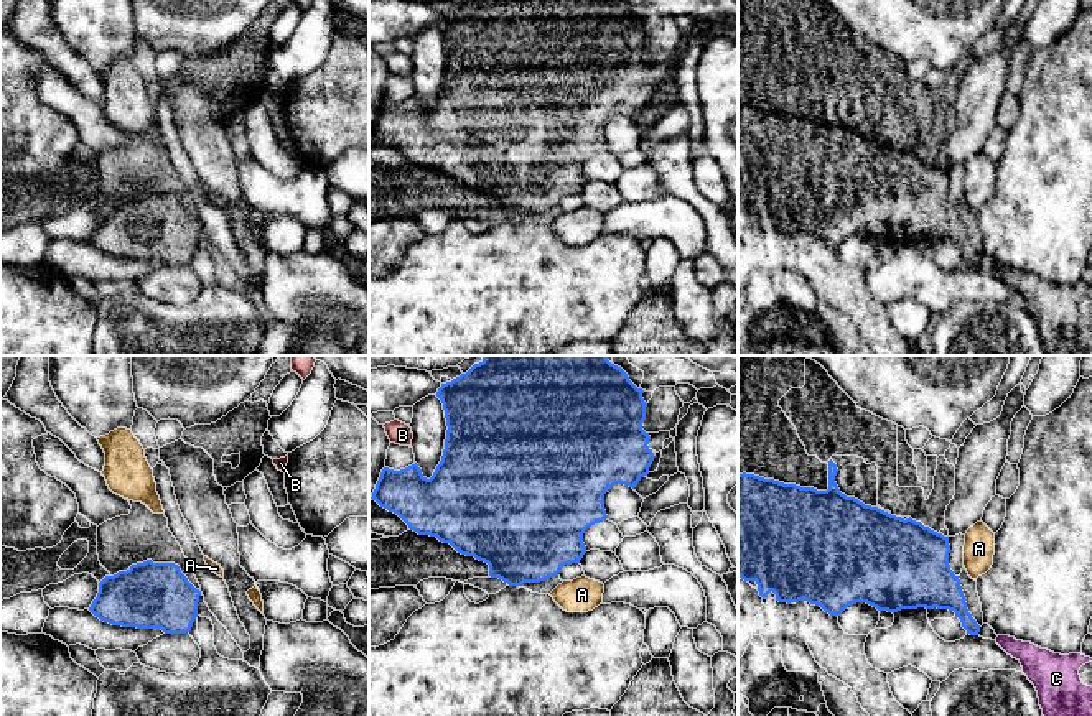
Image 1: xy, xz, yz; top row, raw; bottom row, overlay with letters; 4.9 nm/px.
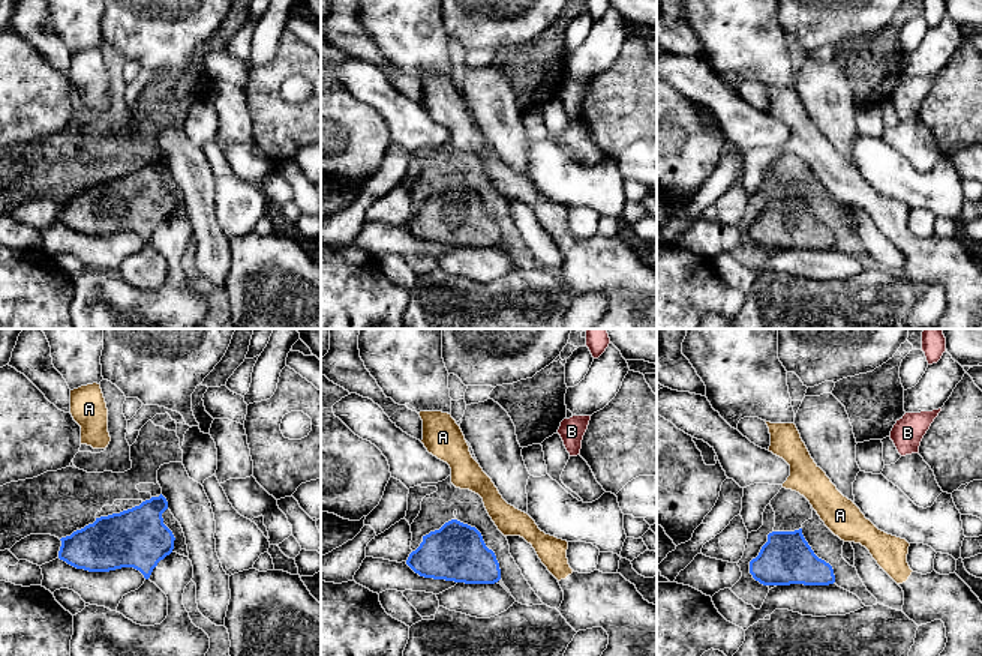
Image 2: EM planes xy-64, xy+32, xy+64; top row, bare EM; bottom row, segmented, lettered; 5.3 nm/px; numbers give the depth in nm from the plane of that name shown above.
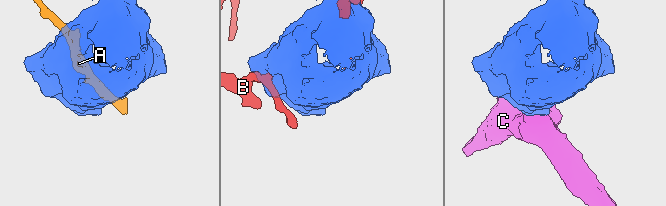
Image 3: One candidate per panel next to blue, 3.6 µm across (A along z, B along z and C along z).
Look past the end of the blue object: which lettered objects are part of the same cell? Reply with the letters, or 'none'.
C

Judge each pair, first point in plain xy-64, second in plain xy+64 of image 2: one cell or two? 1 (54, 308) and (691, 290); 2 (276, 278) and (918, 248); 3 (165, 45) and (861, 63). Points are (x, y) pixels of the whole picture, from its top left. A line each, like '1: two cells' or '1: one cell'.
1: one cell
2: one cell
3: two cells

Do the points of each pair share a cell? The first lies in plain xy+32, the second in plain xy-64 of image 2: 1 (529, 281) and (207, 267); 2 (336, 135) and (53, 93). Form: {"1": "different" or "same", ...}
{"1": "different", "2": "same"}

